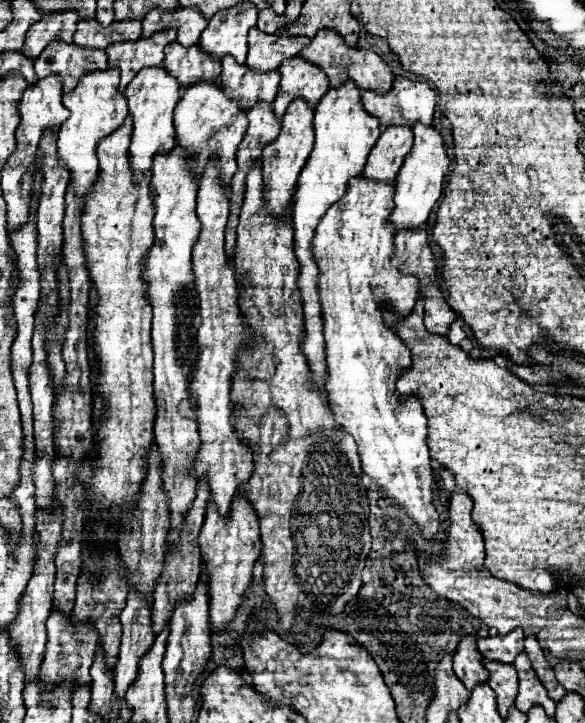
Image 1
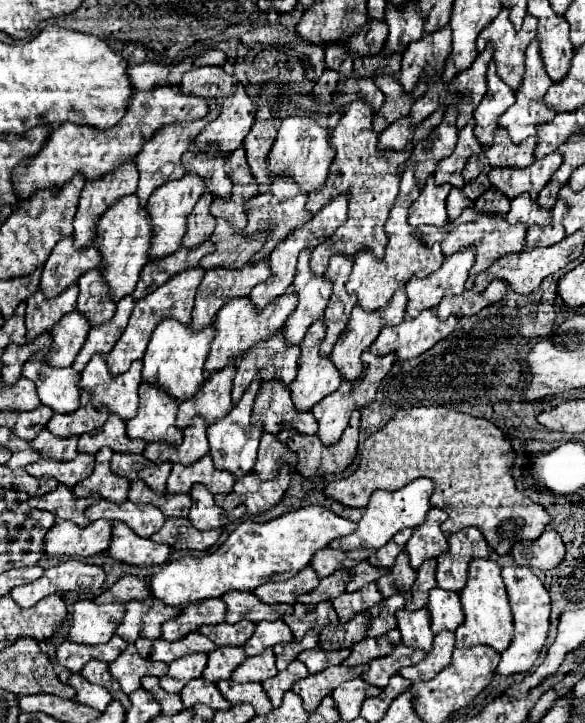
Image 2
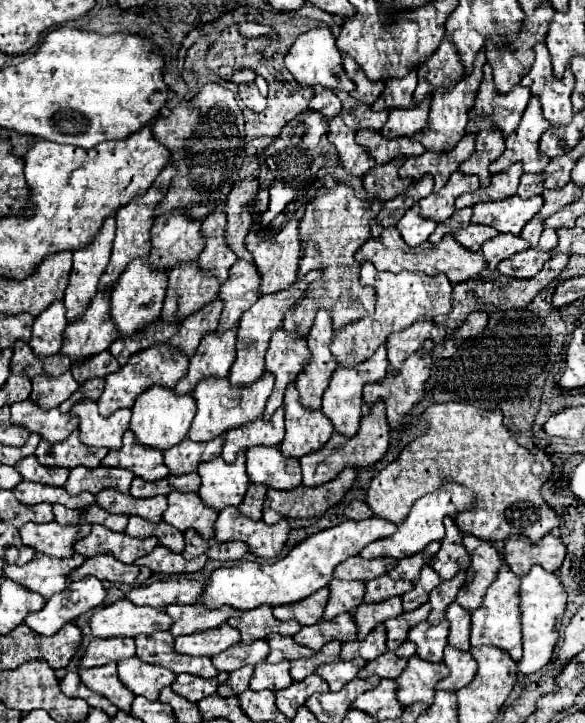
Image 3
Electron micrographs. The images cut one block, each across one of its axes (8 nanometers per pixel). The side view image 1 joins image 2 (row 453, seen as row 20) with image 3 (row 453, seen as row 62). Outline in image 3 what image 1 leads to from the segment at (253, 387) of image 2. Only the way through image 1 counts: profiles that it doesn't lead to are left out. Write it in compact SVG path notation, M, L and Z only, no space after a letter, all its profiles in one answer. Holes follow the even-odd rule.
M240 452L234 464L226 464L222 458L200 464L198 474L202 478L198 496L212 510L224 510L226 506L240 506L246 490L246 456Z

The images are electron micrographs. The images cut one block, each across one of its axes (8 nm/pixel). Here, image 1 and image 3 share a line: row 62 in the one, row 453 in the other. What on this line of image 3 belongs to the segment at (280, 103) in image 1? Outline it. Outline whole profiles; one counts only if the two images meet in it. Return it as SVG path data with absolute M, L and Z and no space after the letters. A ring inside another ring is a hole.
M294 384L286 388L284 412L286 436L280 444L280 452L286 458L300 460L302 456L320 450L334 434L334 428L330 420L322 414L322 410L306 410L298 402L298 392Z

